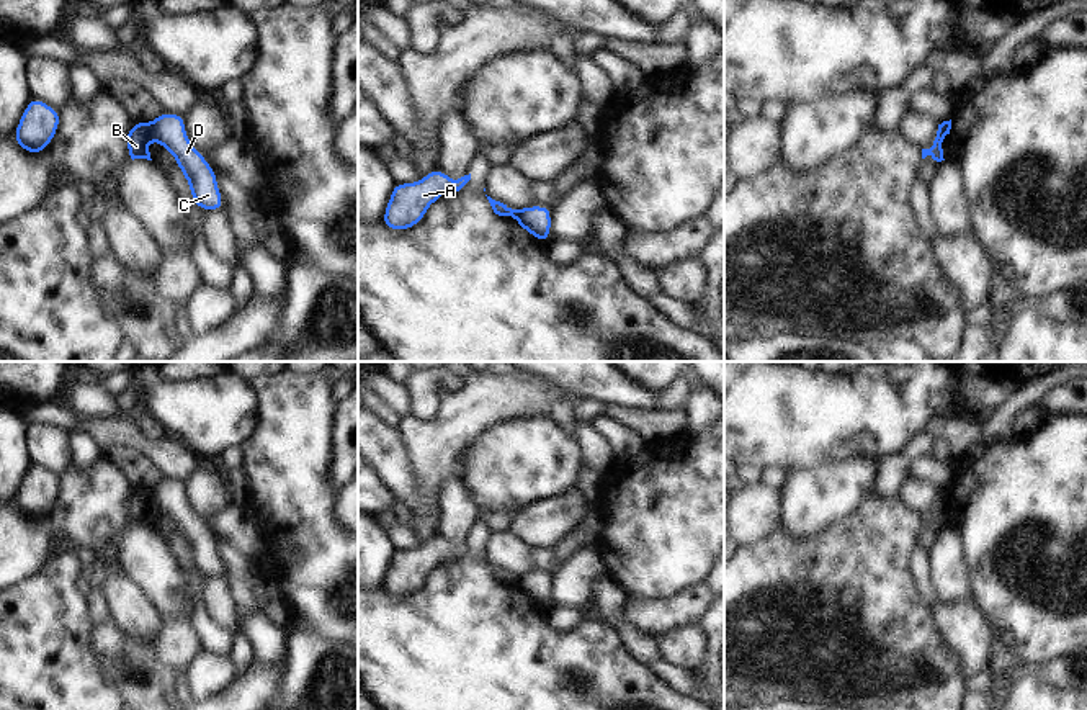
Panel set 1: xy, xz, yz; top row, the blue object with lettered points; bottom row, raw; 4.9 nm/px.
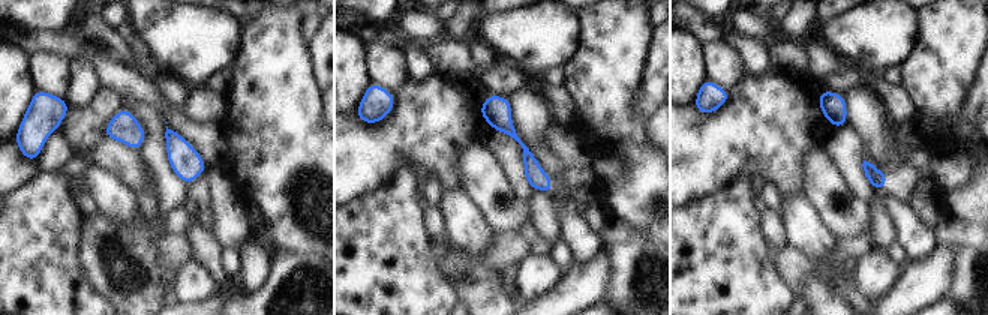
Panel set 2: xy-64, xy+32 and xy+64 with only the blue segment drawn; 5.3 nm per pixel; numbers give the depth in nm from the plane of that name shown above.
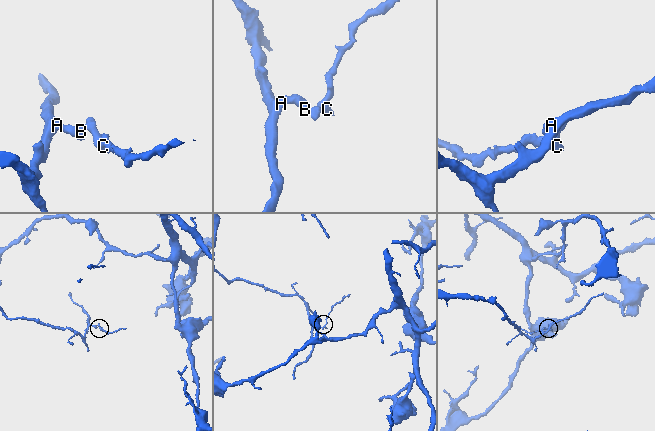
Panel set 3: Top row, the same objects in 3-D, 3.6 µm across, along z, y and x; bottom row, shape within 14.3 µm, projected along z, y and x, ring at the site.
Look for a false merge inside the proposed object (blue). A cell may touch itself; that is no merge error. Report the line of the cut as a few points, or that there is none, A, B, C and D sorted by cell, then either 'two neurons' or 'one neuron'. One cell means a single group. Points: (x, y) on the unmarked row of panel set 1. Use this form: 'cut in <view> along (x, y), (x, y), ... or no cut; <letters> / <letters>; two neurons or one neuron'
cut in xy along (147, 489), (152, 504); A B / C D; two neurons

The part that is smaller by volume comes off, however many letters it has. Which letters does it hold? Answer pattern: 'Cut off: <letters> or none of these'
Cut off: C, D

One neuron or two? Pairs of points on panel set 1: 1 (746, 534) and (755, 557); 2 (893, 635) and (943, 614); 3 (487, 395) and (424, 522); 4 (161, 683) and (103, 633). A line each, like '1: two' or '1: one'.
1: two
2: two
3: one
4: one

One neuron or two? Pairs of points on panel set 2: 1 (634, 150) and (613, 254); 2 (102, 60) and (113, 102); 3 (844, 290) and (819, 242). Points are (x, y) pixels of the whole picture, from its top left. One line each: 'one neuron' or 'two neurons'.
1: two neurons
2: two neurons
3: one neuron

